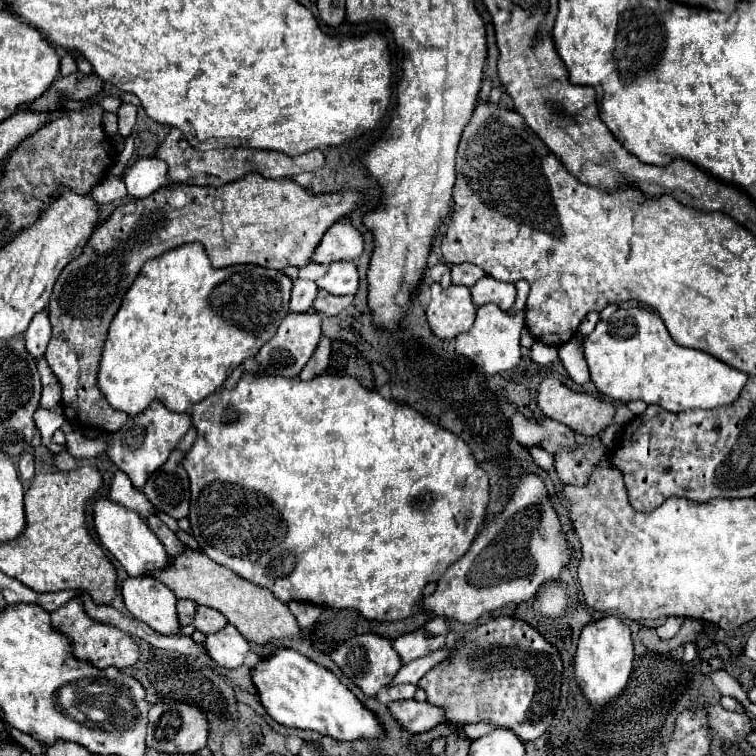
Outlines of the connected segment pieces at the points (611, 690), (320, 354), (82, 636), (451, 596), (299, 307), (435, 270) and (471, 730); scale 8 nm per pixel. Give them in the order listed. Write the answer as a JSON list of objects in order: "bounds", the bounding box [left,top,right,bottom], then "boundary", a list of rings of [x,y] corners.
[{"bounds":[575,617,633,707],"boundary":[[[605,617],[583,627],[575,651],[575,681],[591,707],[601,707],[621,695],[633,667],[631,631],[617,617]]]},{"bounds":[299,337,331,381],"boundary":[[[321,337],[321,341],[319,341],[319,345],[317,345],[313,357],[311,357],[311,361],[307,361],[307,365],[303,367],[303,371],[301,371],[299,377],[303,381],[307,381],[307,379],[311,379],[315,375],[325,373],[327,363],[329,363],[329,355],[331,355],[331,341],[329,341],[329,337]]]},{"bounds":[49,597,139,669],"boundary":[[[79,597],[71,599],[63,607],[51,611],[49,615],[51,615],[53,627],[73,641],[73,653],[77,659],[89,661],[99,669],[105,669],[111,665],[117,669],[125,669],[125,667],[131,667],[139,657],[135,641],[127,633],[123,633],[121,629],[115,629],[111,625],[103,625],[101,621],[91,621],[87,617],[87,613],[83,613],[83,603],[79,601]]]},{"bounds":[421,473,573,623],"boundary":[[[525,473],[519,477],[515,489],[511,491],[505,509],[485,523],[485,527],[479,531],[477,539],[473,541],[471,549],[459,561],[455,561],[447,569],[447,573],[443,573],[443,577],[437,581],[435,593],[431,597],[423,599],[421,607],[435,615],[443,615],[447,619],[471,623],[471,621],[479,619],[483,613],[491,613],[495,609],[501,609],[503,605],[529,601],[531,597],[535,597],[537,589],[543,583],[557,581],[561,571],[569,565],[571,559],[573,559],[573,547],[569,545],[567,535],[561,527],[559,513],[555,509],[555,503],[551,501],[545,481],[535,473]]]},{"bounds":[291,279,319,311],"boundary":[[[295,279],[293,281],[293,291],[291,291],[291,311],[309,311],[315,297],[317,297],[319,287],[307,279]]]},{"bounds":[429,263,451,287],"boundary":[[[437,263],[429,269],[429,279],[433,283],[439,283],[441,287],[449,287],[451,285],[451,273],[449,273],[449,267],[445,263]]]},{"bounds":[463,723,493,739],"boundary":[[[471,723],[471,725],[465,725],[463,731],[465,731],[465,735],[469,739],[477,739],[477,737],[481,737],[485,733],[491,733],[493,725],[489,725],[489,723]]]}]

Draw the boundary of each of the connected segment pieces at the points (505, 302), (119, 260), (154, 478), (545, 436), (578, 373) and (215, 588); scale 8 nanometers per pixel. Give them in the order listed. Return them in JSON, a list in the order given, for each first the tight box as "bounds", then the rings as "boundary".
[{"bounds":[471,275,515,311],"boundary":[[[489,275],[479,279],[479,283],[471,289],[471,295],[473,295],[473,303],[477,307],[481,307],[485,303],[495,303],[499,309],[509,311],[515,303],[513,283],[501,283]]]},{"bounds":[45,173,363,433],"boundary":[[[251,173],[235,183],[227,183],[217,189],[197,187],[197,185],[187,185],[187,183],[171,183],[145,199],[119,205],[109,215],[109,219],[97,225],[91,239],[83,247],[81,255],[73,259],[61,271],[53,287],[51,301],[49,301],[49,319],[53,327],[53,337],[47,345],[45,359],[63,387],[63,413],[67,421],[71,421],[73,425],[77,423],[77,427],[81,429],[99,429],[99,431],[109,431],[109,433],[119,431],[127,423],[127,413],[113,409],[103,397],[103,393],[99,393],[97,373],[99,373],[103,345],[107,339],[107,329],[115,313],[119,311],[119,305],[129,285],[135,281],[145,261],[159,257],[165,251],[179,247],[181,243],[199,241],[205,245],[205,251],[213,267],[229,267],[229,265],[241,265],[241,263],[255,263],[255,265],[271,267],[279,271],[283,271],[289,265],[303,267],[311,261],[325,231],[335,221],[353,213],[359,207],[361,199],[363,199],[363,193],[359,189],[347,189],[343,193],[311,195],[305,187],[301,187],[293,179],[275,181],[275,179],[265,179],[259,173]]]},{"bounds":[143,449,189,519],"boundary":[[[181,449],[171,451],[167,463],[151,473],[143,485],[147,499],[173,519],[183,519],[189,513],[189,477],[183,467],[183,457],[185,453]]]},{"bounds":[511,413,575,455],"boundary":[[[515,413],[511,417],[511,431],[513,437],[521,445],[541,445],[547,453],[555,455],[561,449],[575,449],[575,433],[565,427],[563,423],[557,423],[549,417],[543,417],[543,423],[525,419],[523,413]]]},{"bounds":[559,343,589,385],"boundary":[[[565,343],[563,347],[559,347],[559,357],[561,357],[565,369],[569,371],[569,377],[571,377],[575,383],[583,385],[583,383],[589,381],[589,367],[587,367],[587,363],[585,363],[585,357],[579,355],[577,351],[579,351],[579,349],[577,349],[573,343]]]},{"bounds":[157,549,303,645],"boundary":[[[187,549],[177,557],[171,557],[173,567],[167,569],[167,573],[157,573],[157,579],[165,583],[177,599],[193,599],[199,605],[211,607],[221,611],[235,629],[247,639],[257,645],[267,645],[277,639],[285,637],[303,637],[303,629],[295,621],[295,615],[289,611],[289,607],[275,599],[275,595],[269,589],[261,589],[257,585],[251,585],[231,569],[211,561],[207,555]]]}]

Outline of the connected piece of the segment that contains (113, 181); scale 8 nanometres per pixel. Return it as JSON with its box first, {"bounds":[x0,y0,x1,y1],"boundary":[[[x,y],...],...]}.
{"bounds":[89,177,127,205],"boundary":[[[107,177],[99,185],[95,185],[95,189],[91,189],[89,195],[93,197],[93,201],[97,205],[105,205],[105,203],[111,203],[115,199],[123,199],[127,195],[127,189],[119,177]]]}

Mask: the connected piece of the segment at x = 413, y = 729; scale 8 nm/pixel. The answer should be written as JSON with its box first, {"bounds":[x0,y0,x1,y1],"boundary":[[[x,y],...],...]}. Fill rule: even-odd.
{"bounds":[389,701,445,733],"boundary":[[[391,701],[389,709],[393,717],[409,731],[409,733],[425,733],[433,727],[445,723],[445,713],[441,707],[433,707],[431,703],[419,701]]]}

